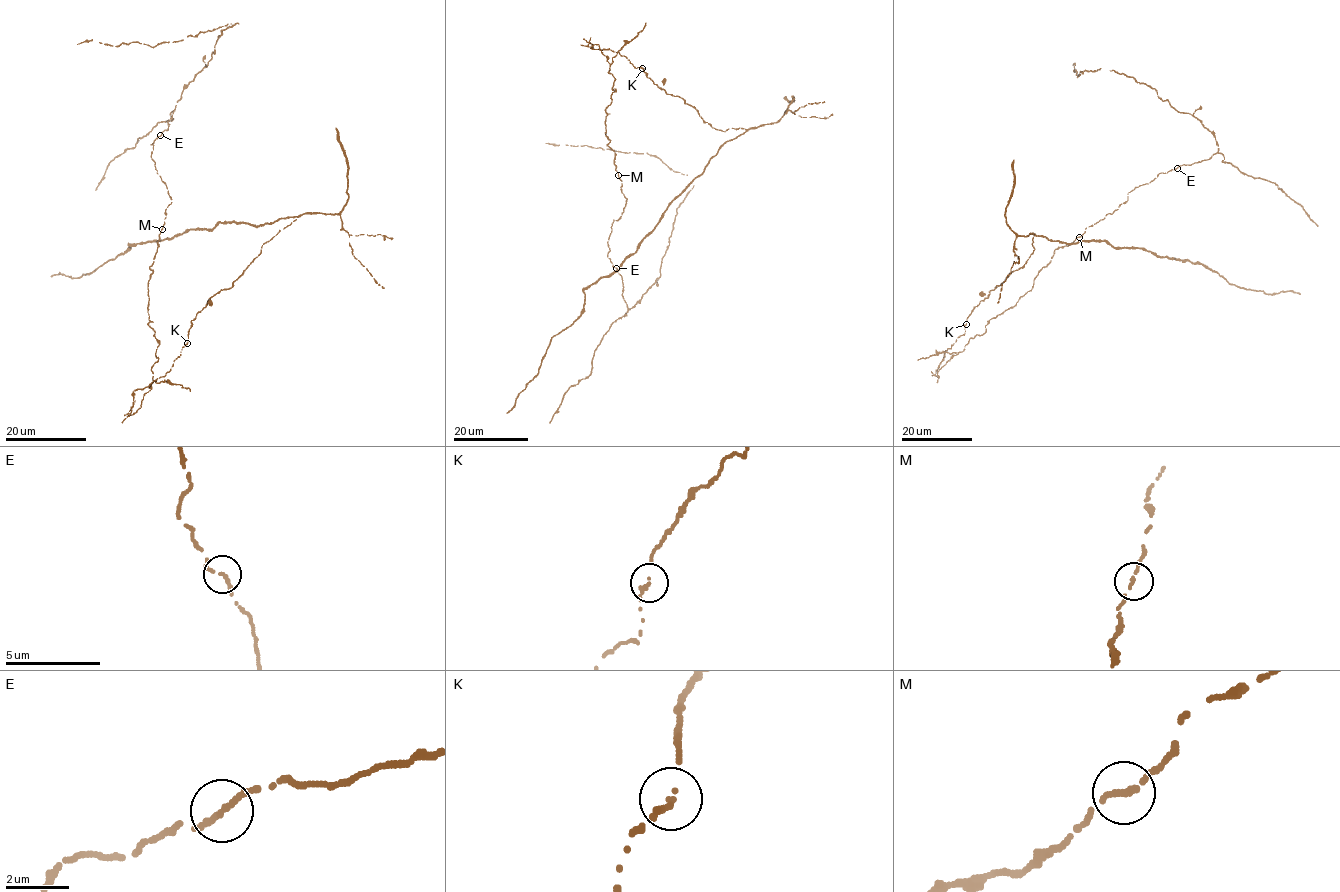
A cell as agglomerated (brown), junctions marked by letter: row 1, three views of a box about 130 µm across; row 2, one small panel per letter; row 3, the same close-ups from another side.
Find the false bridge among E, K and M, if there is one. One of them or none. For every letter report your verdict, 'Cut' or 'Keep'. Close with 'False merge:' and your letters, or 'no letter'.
E: Keep
K: Keep
M: Keep
False merge: no letter

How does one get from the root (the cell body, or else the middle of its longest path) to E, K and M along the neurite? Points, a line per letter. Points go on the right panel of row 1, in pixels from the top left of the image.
E: (965, 346), (986, 331), (990, 319), (1031, 289), (1055, 249), (1116, 210), (1128, 192), (1177, 168)
K: (965, 346), (939, 369), (939, 377), (935, 374), (944, 351), (964, 334), (966, 324)
M: (965, 346), (970, 338), (986, 331), (990, 319), (1013, 307), (1031, 289), (1054, 251), (1079, 237)

